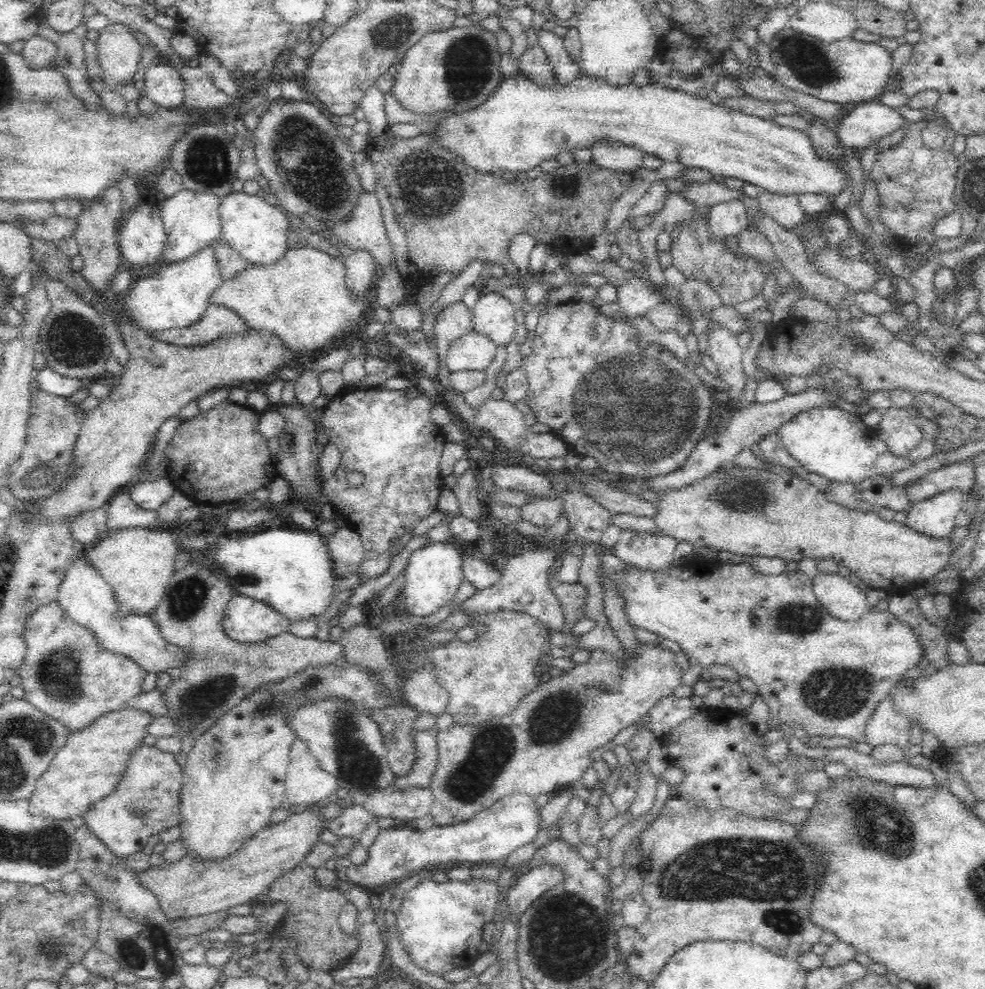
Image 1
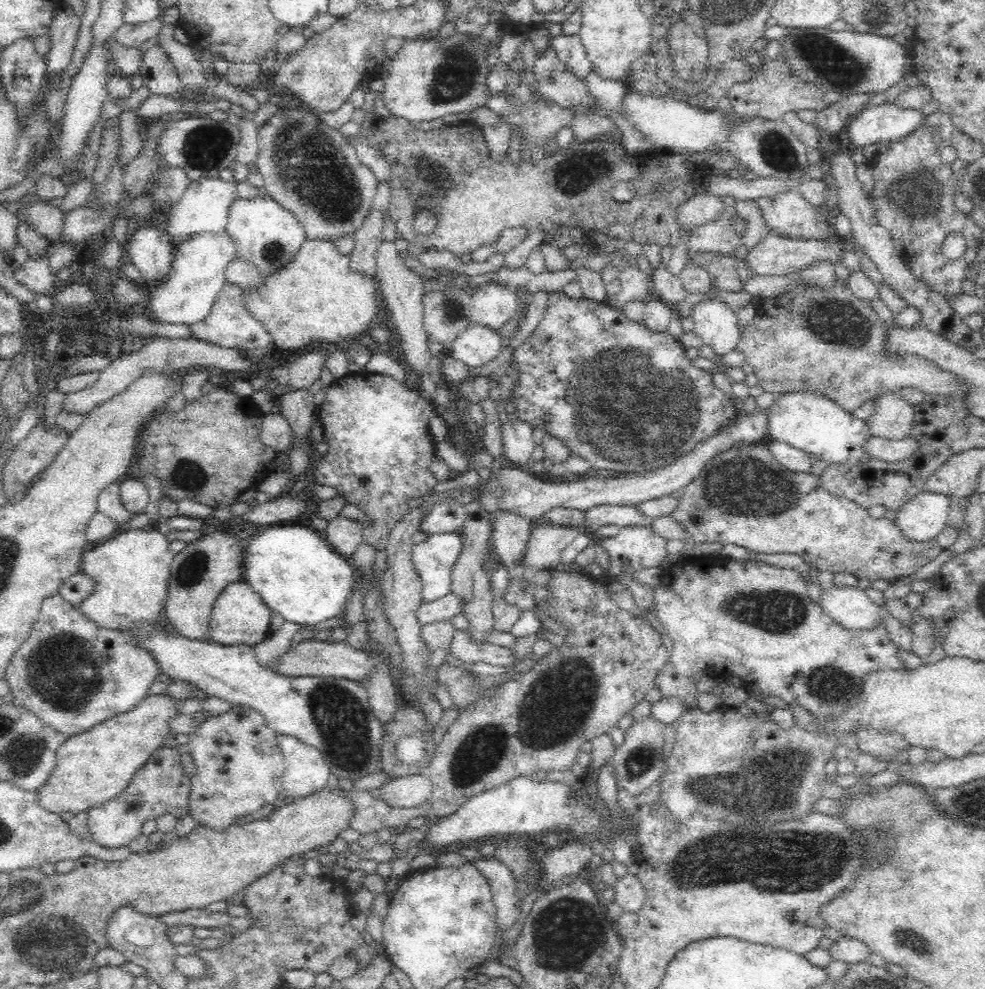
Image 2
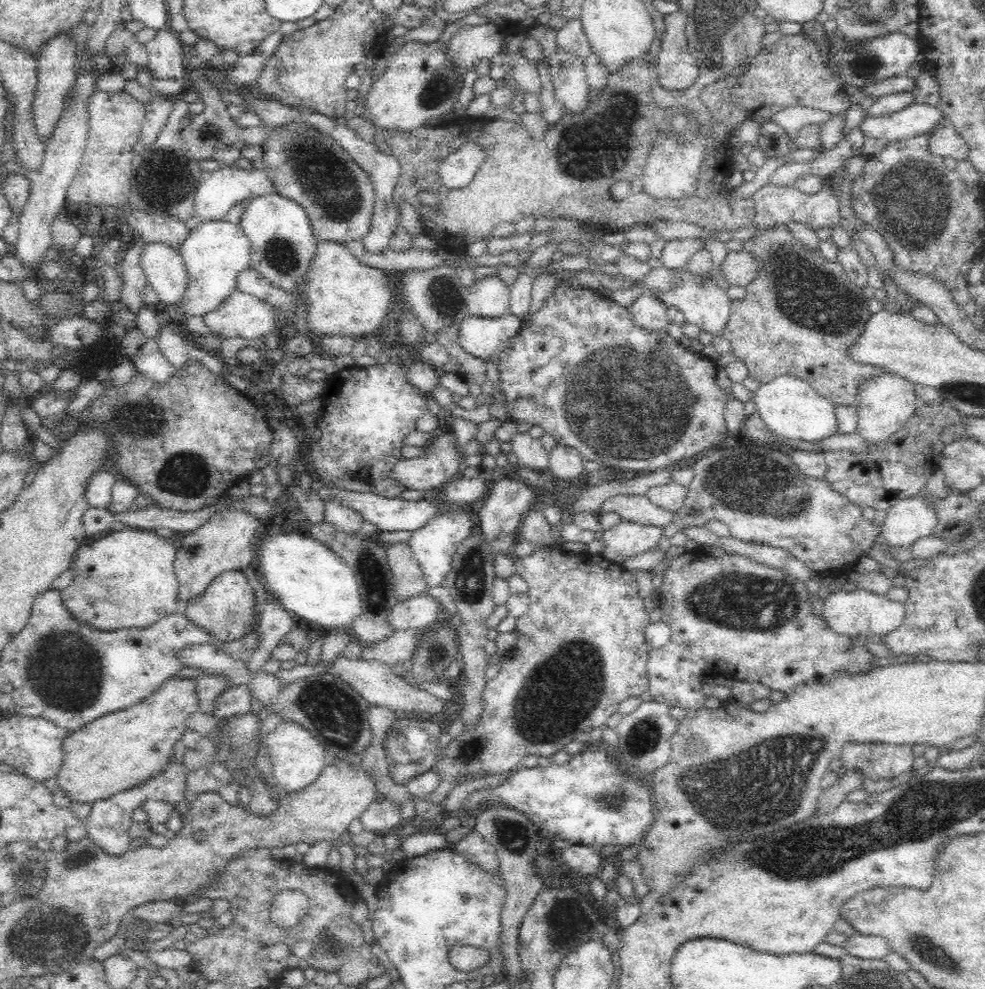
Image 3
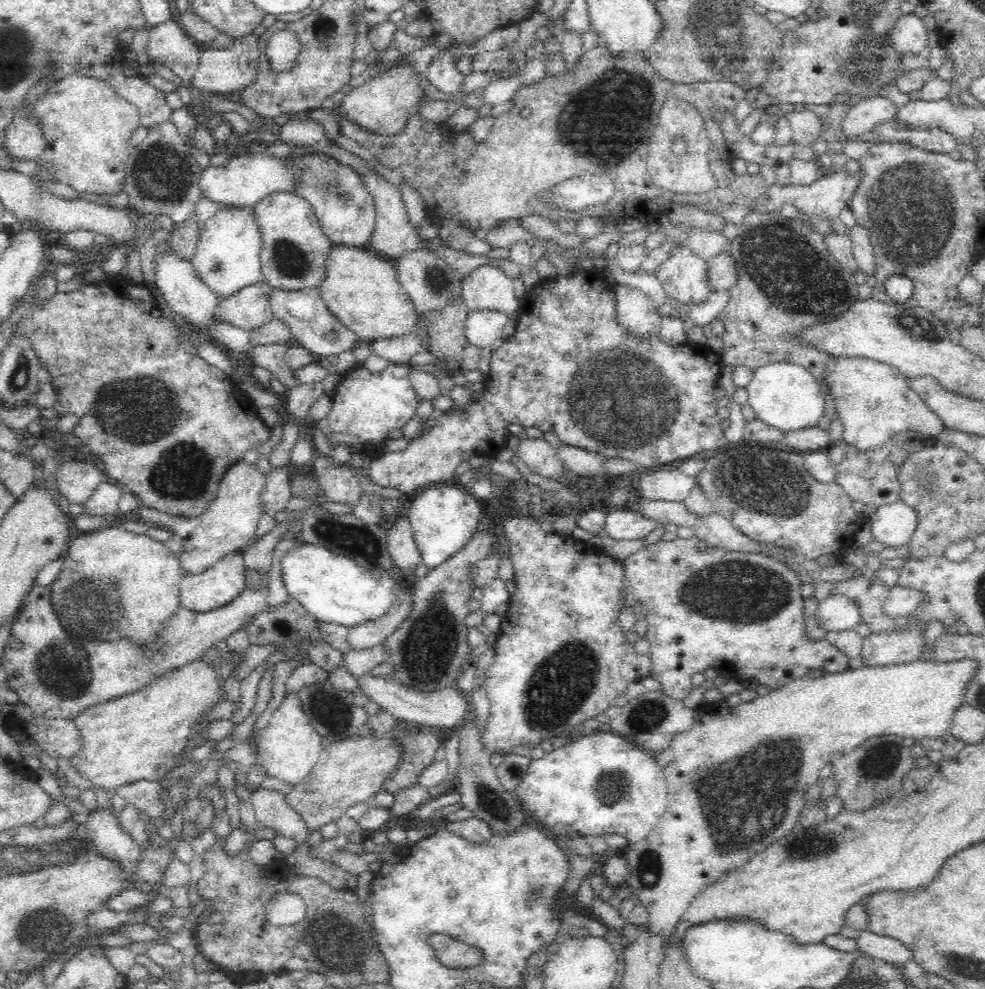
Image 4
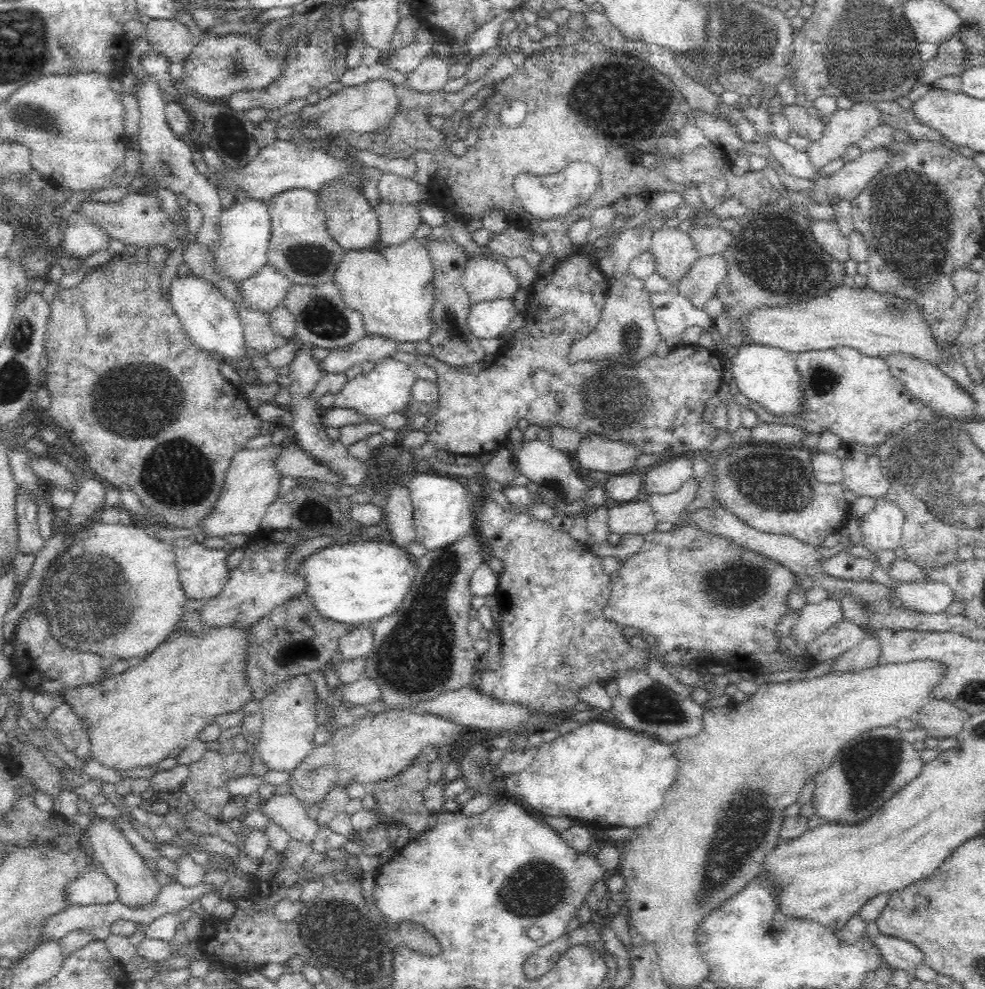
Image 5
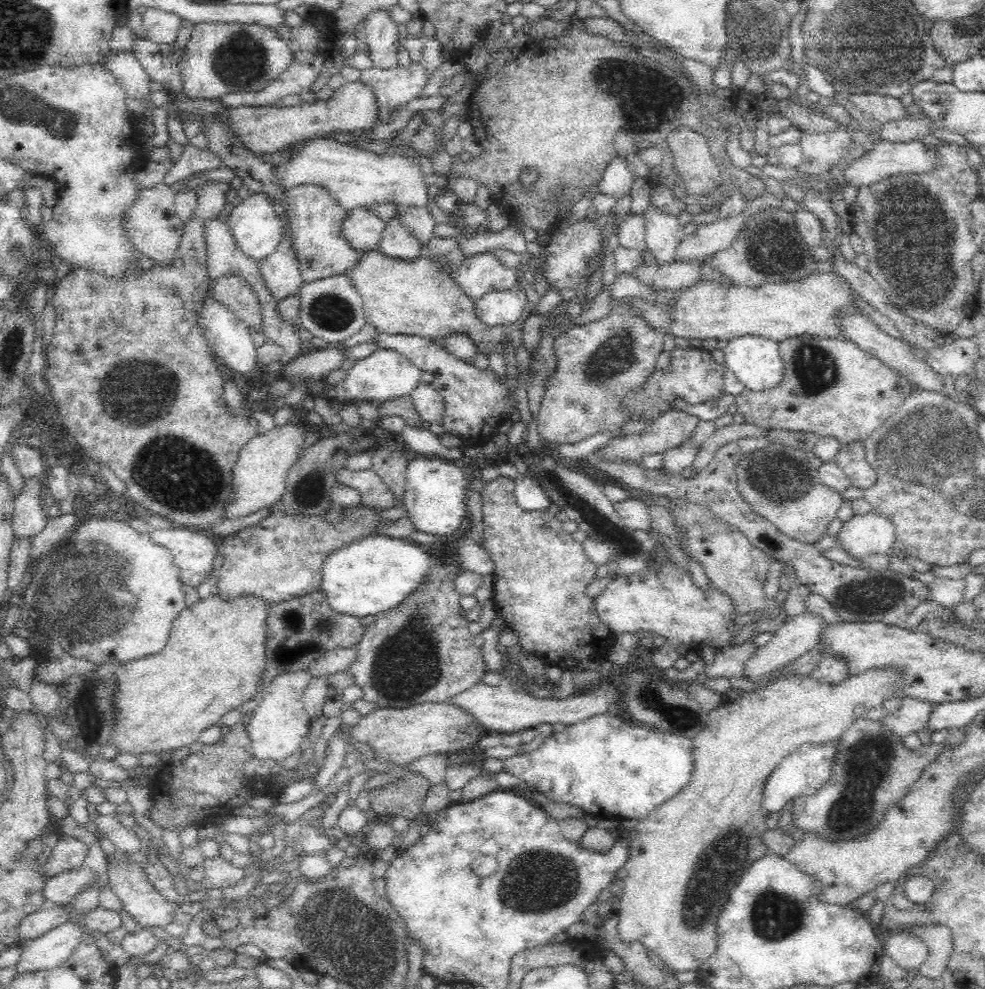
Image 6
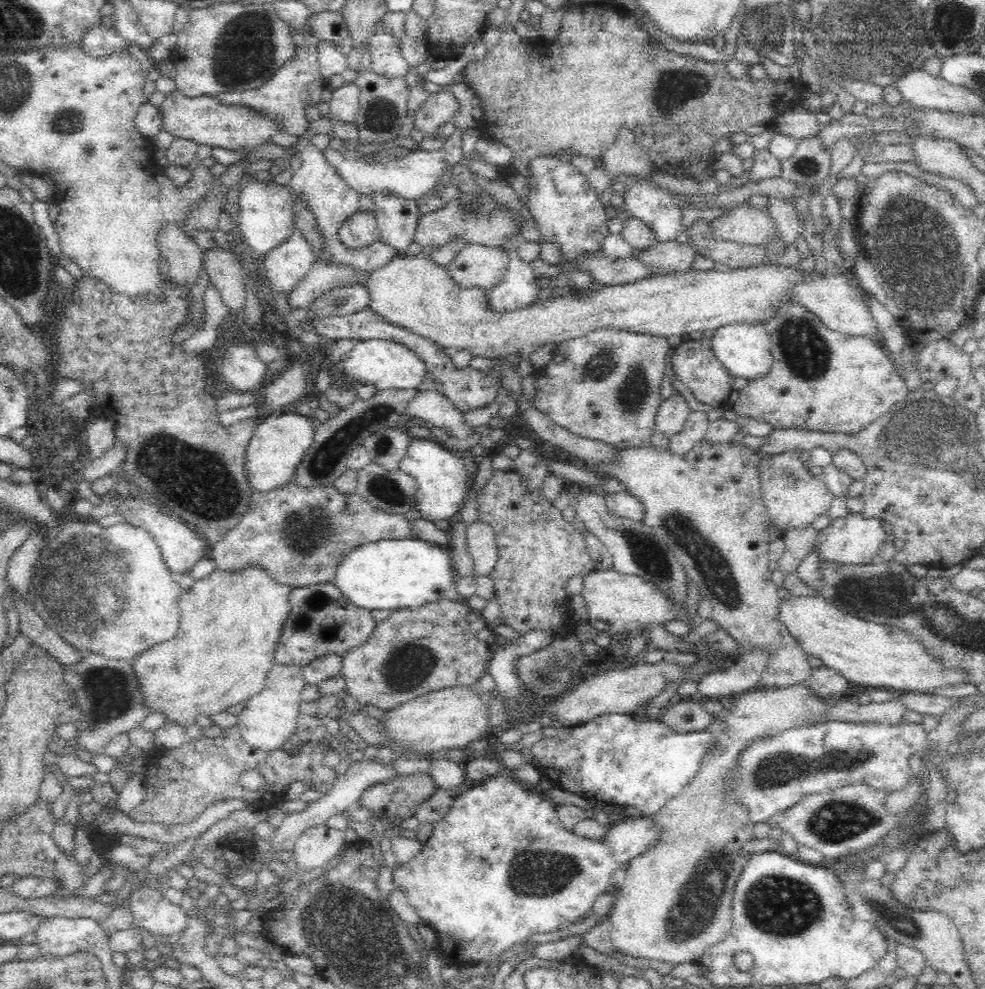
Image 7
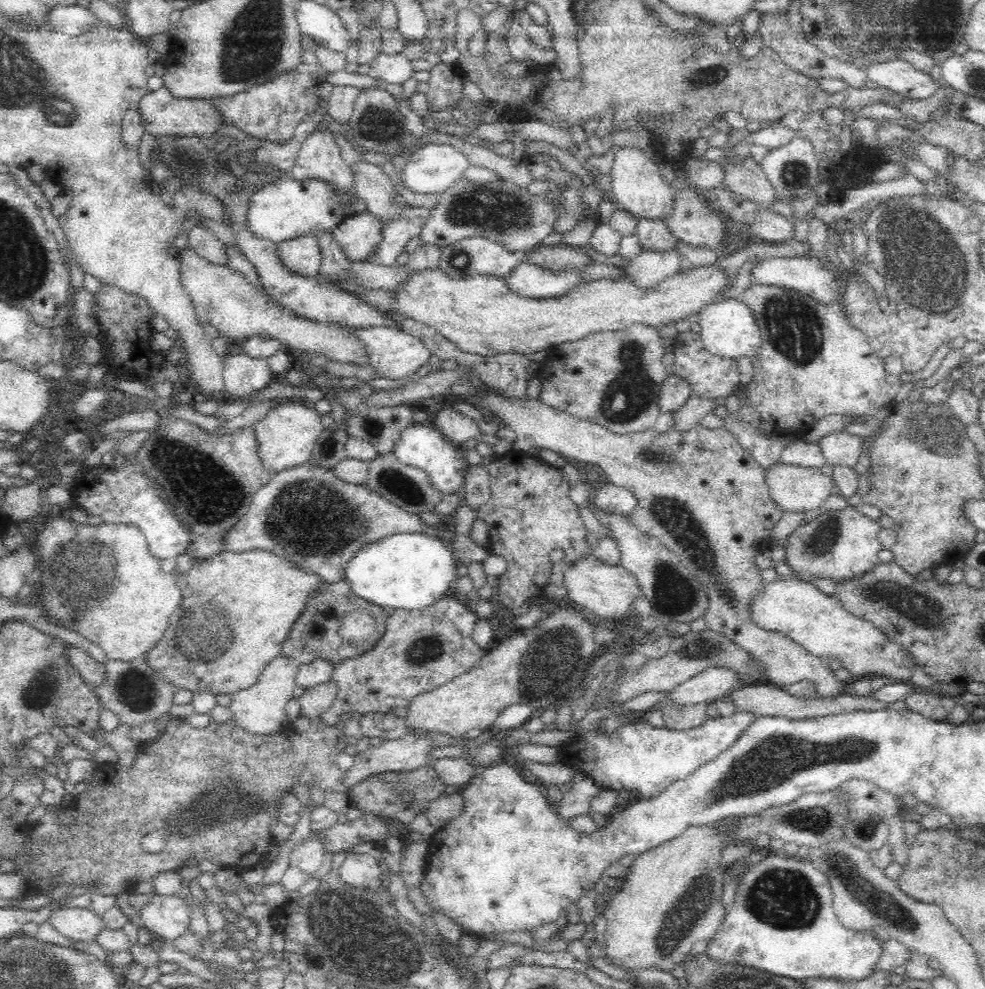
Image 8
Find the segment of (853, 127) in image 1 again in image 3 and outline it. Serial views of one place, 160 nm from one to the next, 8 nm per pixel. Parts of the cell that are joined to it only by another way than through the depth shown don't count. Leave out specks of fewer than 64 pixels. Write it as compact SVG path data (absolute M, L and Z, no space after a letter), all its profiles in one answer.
M914 102L886 116L862 119L859 127L864 137L886 138L890 142L926 135L944 119L944 109L938 108L936 104L930 106L927 102Z

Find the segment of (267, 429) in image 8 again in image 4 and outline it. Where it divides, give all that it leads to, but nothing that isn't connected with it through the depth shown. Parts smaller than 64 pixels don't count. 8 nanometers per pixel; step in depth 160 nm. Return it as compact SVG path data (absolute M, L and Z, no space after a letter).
M240 459L235 463L222 478L216 500L200 516L187 519L167 515L144 504L139 504L134 510L142 521L154 522L154 525L171 532L173 536L182 538L183 550L178 556L183 572L201 573L220 557L228 553L242 552L255 540L256 526L262 514L265 513L264 505L262 505L262 492L266 487L267 477L260 468L246 460Z

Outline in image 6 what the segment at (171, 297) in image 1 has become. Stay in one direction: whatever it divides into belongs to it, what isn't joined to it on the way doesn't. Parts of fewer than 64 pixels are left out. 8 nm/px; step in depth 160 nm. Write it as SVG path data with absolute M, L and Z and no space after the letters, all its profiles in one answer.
M248 193L242 204L228 210L228 219L225 223L237 247L242 249L246 256L257 261L270 256L285 235L284 221L276 215L272 199L264 193Z

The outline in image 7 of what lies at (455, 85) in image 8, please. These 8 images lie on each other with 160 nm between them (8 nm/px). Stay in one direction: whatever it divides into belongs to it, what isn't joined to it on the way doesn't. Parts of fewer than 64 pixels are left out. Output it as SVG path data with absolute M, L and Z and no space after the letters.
M452 85L430 93L415 112L414 129L424 132L427 137L434 134L440 126L456 116L458 103L452 92Z

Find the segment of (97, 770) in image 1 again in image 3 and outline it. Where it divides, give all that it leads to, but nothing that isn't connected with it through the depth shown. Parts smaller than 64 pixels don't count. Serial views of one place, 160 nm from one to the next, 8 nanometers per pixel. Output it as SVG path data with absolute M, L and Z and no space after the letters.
M174 677L167 680L158 690L141 700L138 704L104 713L94 720L88 721L82 728L70 733L66 738L65 760L57 772L54 791L64 792L72 802L95 803L106 800L117 792L130 790L150 778L163 774L170 758L174 755L174 746L180 742L184 732L188 730L186 720L194 712L199 712L198 691L195 677Z

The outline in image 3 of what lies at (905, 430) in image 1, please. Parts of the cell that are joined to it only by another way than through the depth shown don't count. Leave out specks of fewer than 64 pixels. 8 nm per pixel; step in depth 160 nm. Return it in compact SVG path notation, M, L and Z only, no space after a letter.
M878 371L876 376L866 377L858 384L858 400L855 408L858 413L858 424L855 434L861 436L863 442L877 444L892 438L895 432L904 429L908 420L918 412L920 401L915 396L916 386L902 376L892 372Z

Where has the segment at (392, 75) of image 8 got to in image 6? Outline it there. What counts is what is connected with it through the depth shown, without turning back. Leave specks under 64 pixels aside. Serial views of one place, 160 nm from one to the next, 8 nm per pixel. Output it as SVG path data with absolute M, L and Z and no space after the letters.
M378 10L368 14L364 20L365 43L368 56L374 68L390 70L398 67L400 38L398 25L390 18L388 11Z

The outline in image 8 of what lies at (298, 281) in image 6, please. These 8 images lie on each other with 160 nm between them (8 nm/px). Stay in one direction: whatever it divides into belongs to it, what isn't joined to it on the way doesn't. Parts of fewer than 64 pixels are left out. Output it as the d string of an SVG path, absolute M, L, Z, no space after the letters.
M302 235L278 243L280 259L304 275L319 275L322 260L322 246L316 235Z

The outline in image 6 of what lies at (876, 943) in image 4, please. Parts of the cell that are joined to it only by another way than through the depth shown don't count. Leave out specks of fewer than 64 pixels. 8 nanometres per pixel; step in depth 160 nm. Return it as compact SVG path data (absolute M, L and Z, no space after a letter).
M882 933L886 954L906 972L916 972L928 958L928 948L909 934Z

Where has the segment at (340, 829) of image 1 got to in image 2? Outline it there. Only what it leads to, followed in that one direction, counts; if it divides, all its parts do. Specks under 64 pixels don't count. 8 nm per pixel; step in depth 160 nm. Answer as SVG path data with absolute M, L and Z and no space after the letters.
M358 791L354 794L357 814L350 822L350 828L361 836L376 833L384 828L396 828L409 824L416 817L428 817L433 812L430 801L416 808L395 808L380 797L372 797L368 791Z

